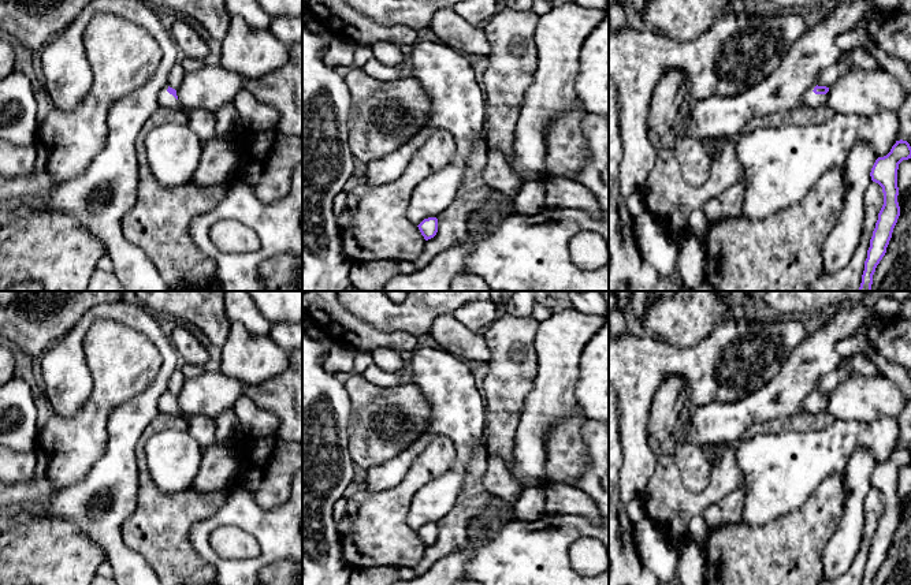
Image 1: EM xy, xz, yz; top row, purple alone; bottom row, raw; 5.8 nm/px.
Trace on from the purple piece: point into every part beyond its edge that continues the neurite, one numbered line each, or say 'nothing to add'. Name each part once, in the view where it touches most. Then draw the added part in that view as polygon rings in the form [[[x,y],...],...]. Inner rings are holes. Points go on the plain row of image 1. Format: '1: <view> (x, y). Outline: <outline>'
1: yz (811, 406). Outline: [[[815,392],[810,394],[806,398],[806,400],[804,400],[804,413],[818,414],[818,413],[826,411],[826,400],[815,400],[813,398]]]

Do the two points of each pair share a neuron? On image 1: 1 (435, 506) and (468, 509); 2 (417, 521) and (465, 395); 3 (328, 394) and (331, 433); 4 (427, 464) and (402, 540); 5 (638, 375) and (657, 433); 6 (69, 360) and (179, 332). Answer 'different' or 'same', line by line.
1: different
2: same
3: same
4: same
5: different
6: different

